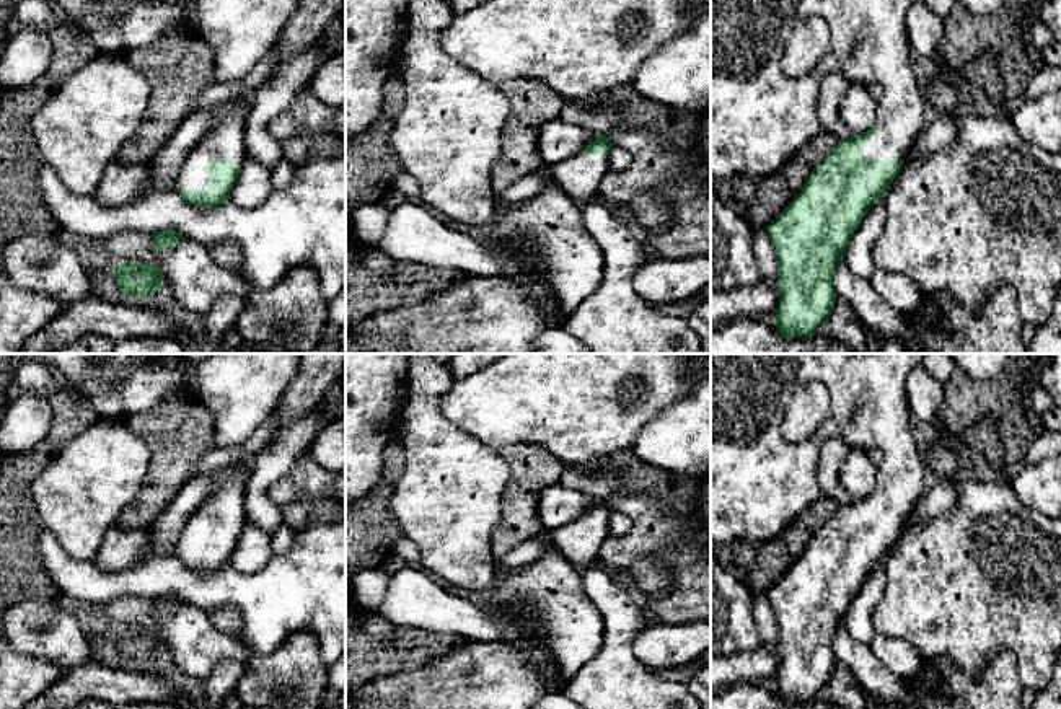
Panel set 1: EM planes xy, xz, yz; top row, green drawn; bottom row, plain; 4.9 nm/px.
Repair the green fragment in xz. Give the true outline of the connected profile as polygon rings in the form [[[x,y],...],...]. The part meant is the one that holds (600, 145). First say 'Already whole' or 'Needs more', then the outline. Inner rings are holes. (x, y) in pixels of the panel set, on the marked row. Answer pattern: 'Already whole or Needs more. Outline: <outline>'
Needs more. Outline: [[[606,134],[597,137],[579,153],[551,166],[551,178],[570,197],[583,204],[600,194],[600,184],[610,173],[610,148]]]

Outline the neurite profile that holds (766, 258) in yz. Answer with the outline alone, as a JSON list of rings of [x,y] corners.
[[[766,228],[755,230],[753,253],[764,280],[776,284],[779,277],[779,258],[773,248]]]

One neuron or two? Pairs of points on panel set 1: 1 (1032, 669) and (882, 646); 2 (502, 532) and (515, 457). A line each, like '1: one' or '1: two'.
1: two
2: one

